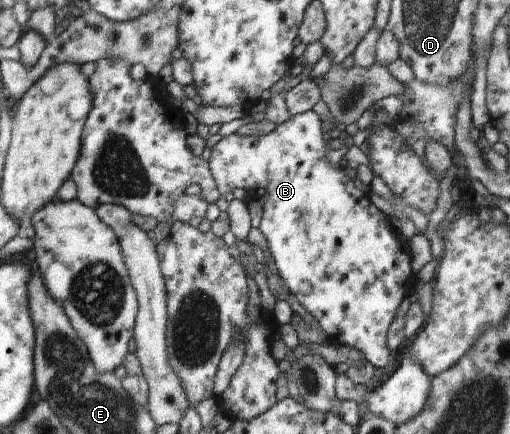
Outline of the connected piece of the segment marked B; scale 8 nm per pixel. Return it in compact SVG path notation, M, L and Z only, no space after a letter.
M307 111L295 116L290 116L284 123L278 124L276 128L269 134L263 136L242 137L237 133L223 137L215 144L208 159L208 167L211 176L215 181L216 188L223 196L227 192L233 191L234 188L243 188L243 190L251 190L257 194L259 202L263 204L263 216L257 225L258 229L263 233L268 244L268 250L271 251L273 262L275 262L278 270L278 276L284 282L284 286L288 292L297 298L297 302L317 320L320 330L337 345L351 346L355 350L363 353L363 359L368 360L375 368L384 368L389 362L391 351L387 348L387 329L389 324L396 318L397 308L403 299L415 292L417 280L415 272L412 269L412 256L410 254L410 241L402 236L399 229L396 229L386 214L383 214L375 205L372 204L366 193L357 189L351 178L343 172L344 165L341 168L333 168L325 158L326 150L329 150L327 144L323 141L322 128L324 127L322 120L315 114L315 111Z

